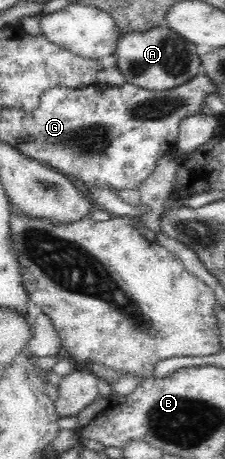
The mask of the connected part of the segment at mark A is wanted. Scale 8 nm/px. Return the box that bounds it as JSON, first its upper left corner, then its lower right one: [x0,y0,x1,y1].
[113,24,201,91]

